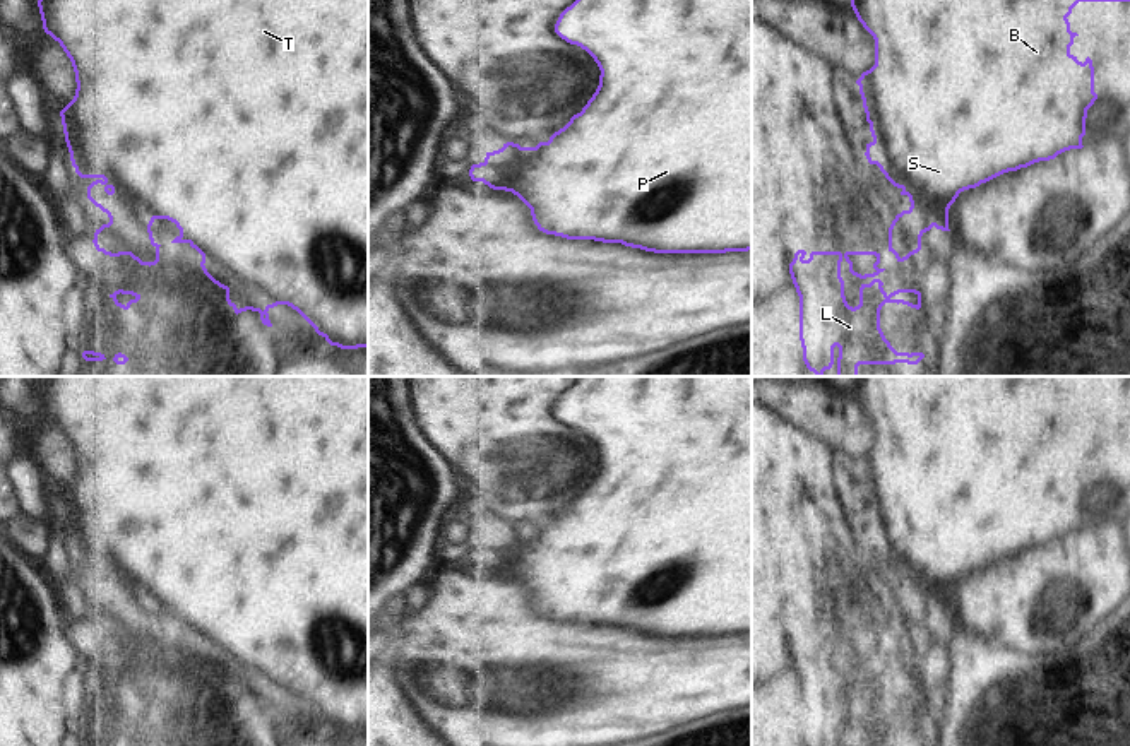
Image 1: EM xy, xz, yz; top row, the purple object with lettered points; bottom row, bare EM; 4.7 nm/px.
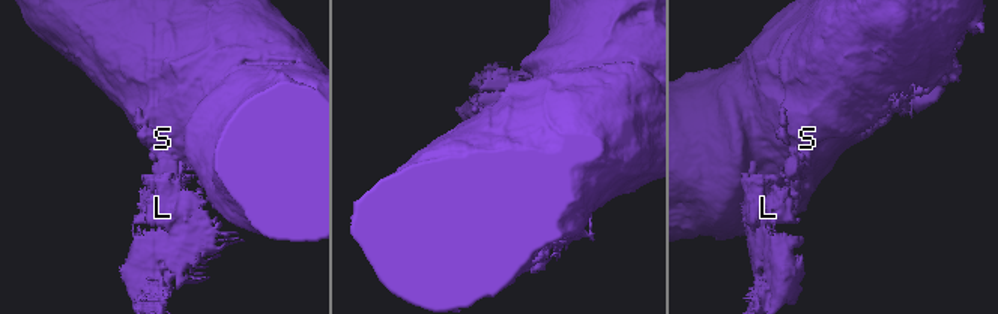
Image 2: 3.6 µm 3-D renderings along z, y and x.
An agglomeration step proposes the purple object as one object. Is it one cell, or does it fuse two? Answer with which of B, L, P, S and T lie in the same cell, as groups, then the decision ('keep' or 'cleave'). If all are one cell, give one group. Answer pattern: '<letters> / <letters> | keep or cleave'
B P S T / L | cleave

